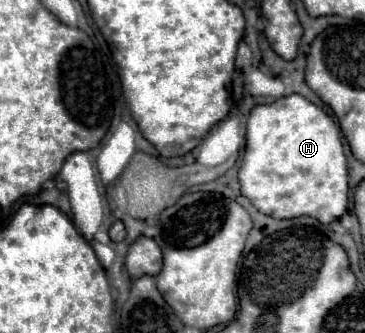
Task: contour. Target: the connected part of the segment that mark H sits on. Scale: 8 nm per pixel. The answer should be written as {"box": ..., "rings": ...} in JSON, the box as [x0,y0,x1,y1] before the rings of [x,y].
{"box":[239,94,347,224],"rings":[[[289,94],[285,98],[275,100],[273,104],[257,104],[251,108],[249,112],[249,120],[247,120],[247,146],[245,146],[245,156],[243,156],[243,164],[239,168],[239,182],[241,182],[241,194],[245,198],[251,200],[251,204],[273,218],[293,218],[293,216],[313,216],[323,224],[329,224],[331,220],[337,220],[343,216],[343,212],[347,210],[347,160],[343,154],[343,144],[341,144],[341,128],[335,122],[333,116],[327,114],[327,110],[323,110],[321,106],[315,106],[313,102],[309,102],[307,98],[303,98],[301,94]]]}

